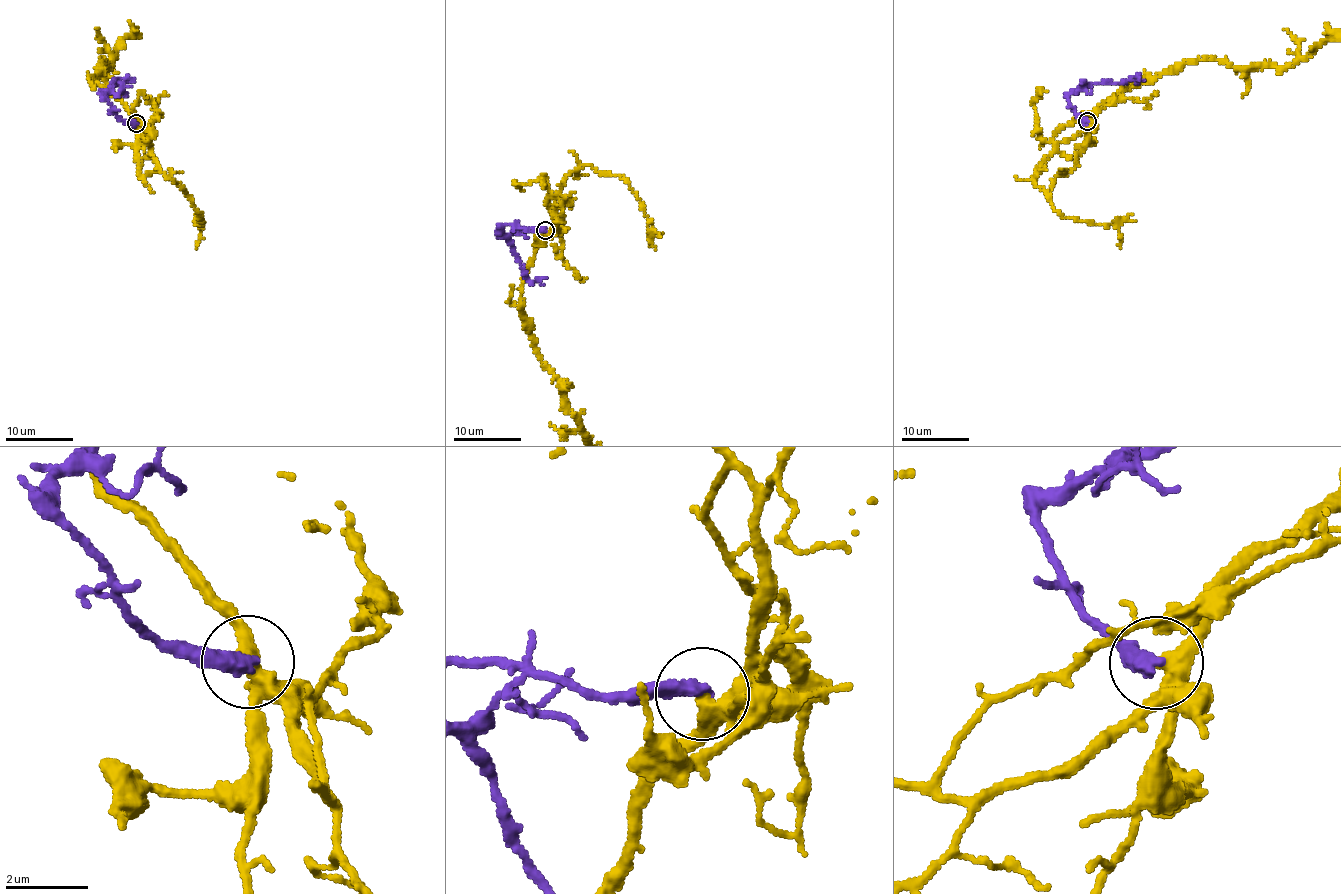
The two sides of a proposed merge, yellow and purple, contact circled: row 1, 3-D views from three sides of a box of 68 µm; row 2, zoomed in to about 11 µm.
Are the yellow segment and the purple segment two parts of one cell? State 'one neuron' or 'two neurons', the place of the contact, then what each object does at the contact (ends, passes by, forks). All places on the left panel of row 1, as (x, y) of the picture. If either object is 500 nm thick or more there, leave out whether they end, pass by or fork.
two neurons | (136, 123) | yellow forks | purple ends

